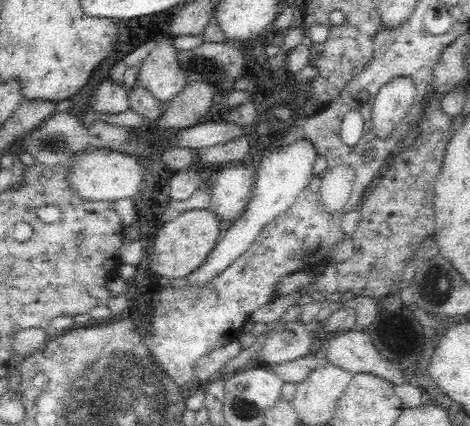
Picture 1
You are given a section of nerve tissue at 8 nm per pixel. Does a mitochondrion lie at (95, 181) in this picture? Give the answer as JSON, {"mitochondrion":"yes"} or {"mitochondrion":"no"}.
{"mitochondrion":"no"}

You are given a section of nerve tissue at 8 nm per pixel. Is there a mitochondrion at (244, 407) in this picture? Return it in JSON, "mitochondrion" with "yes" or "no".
{"mitochondrion":"yes"}

